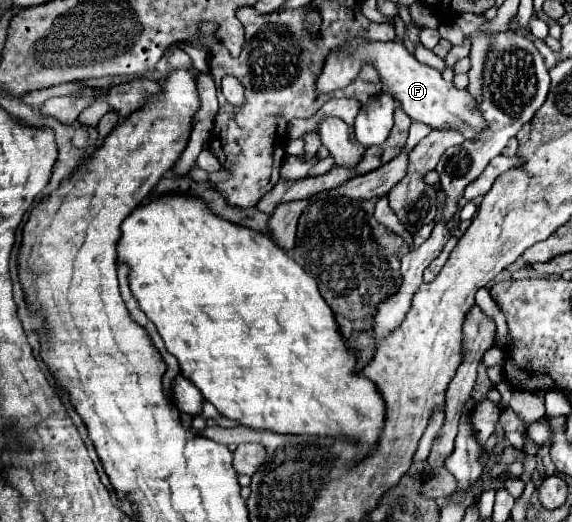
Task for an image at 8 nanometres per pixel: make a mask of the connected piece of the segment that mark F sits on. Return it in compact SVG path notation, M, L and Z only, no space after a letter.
M355 40L355 44L347 44L347 48L337 48L335 52L331 52L331 56L327 56L321 74L315 80L315 90L319 94L329 94L339 88L347 88L347 84L355 80L355 74L359 74L359 68L363 68L363 64L375 64L383 92L393 96L393 100L405 110L411 120L423 122L431 128L451 126L465 138L477 138L477 134L485 128L485 120L475 108L475 100L469 96L469 92L457 90L453 82L445 82L441 78L439 70L417 62L417 58L399 40L387 44L367 44L367 40Z

